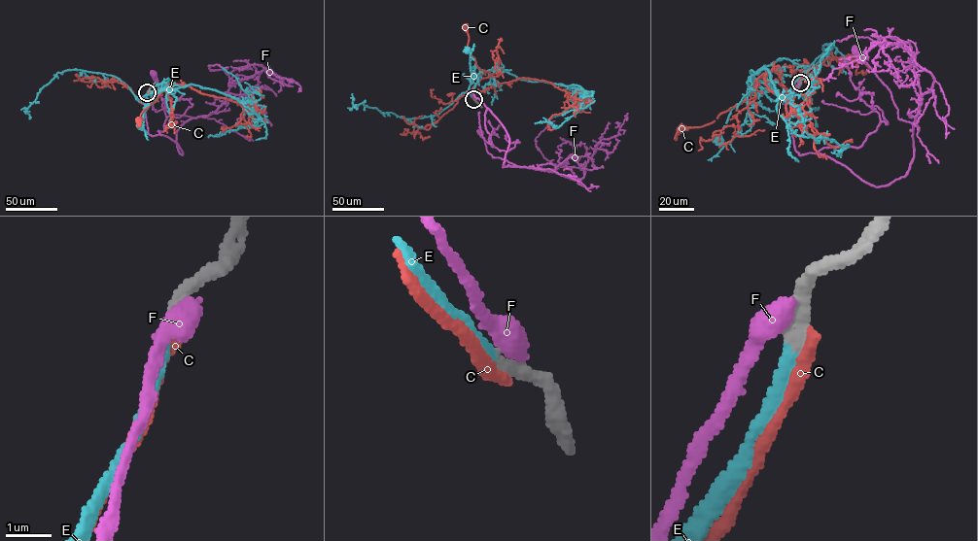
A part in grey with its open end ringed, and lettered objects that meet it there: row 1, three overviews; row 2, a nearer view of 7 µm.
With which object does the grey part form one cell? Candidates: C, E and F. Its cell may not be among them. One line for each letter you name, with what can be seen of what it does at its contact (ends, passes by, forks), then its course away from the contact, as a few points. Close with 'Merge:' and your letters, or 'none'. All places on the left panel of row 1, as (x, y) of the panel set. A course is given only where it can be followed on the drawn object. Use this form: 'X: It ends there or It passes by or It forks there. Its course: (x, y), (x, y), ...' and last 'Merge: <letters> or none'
E: It ends there. Its course: (147, 92), (142, 103), (148, 92), (157, 93), (145, 106), (144, 130), (140, 126)
Merge: E

